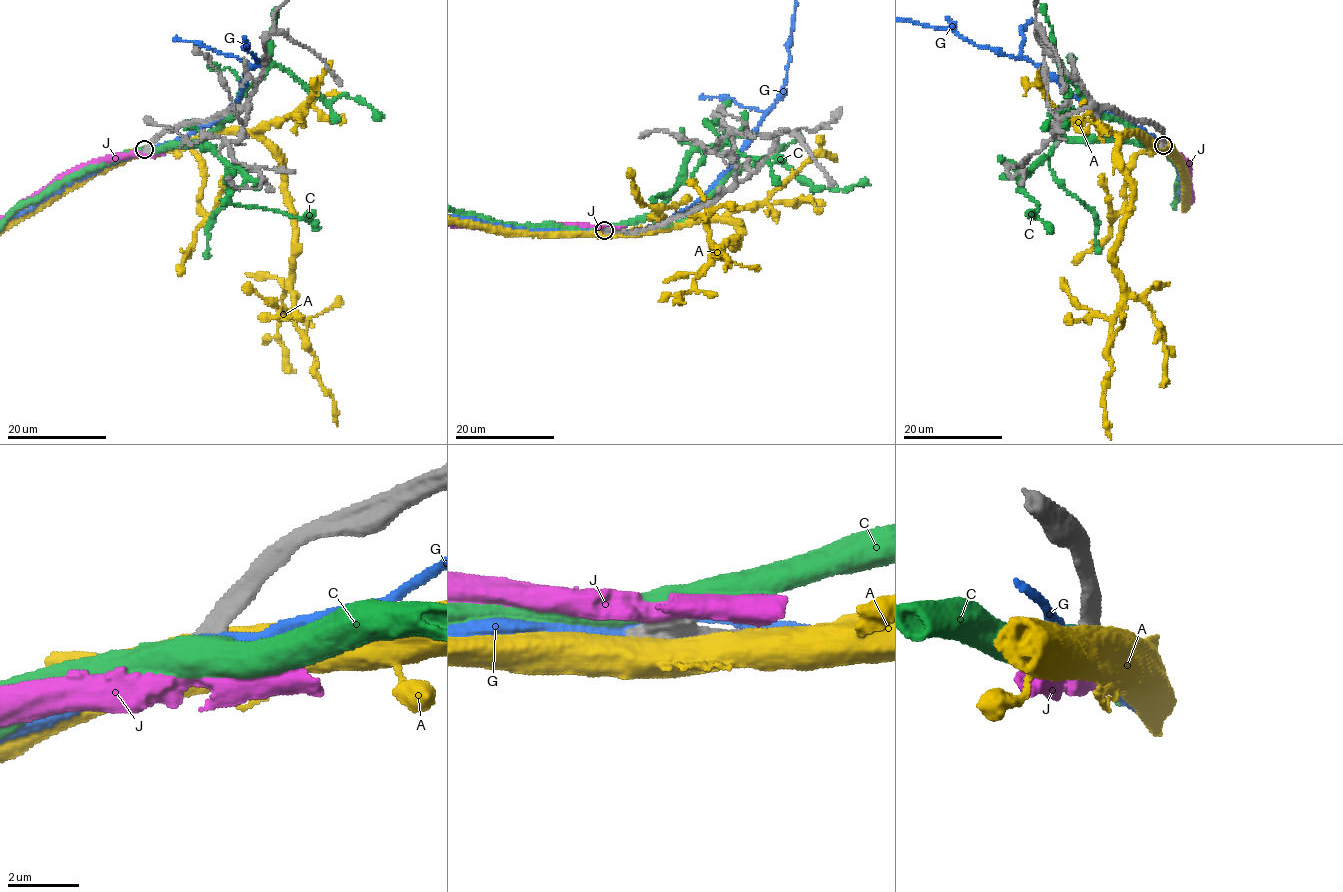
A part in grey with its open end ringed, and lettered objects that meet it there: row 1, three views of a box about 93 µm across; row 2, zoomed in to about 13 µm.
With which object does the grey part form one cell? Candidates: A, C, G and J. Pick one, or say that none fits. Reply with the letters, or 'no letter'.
no letter

